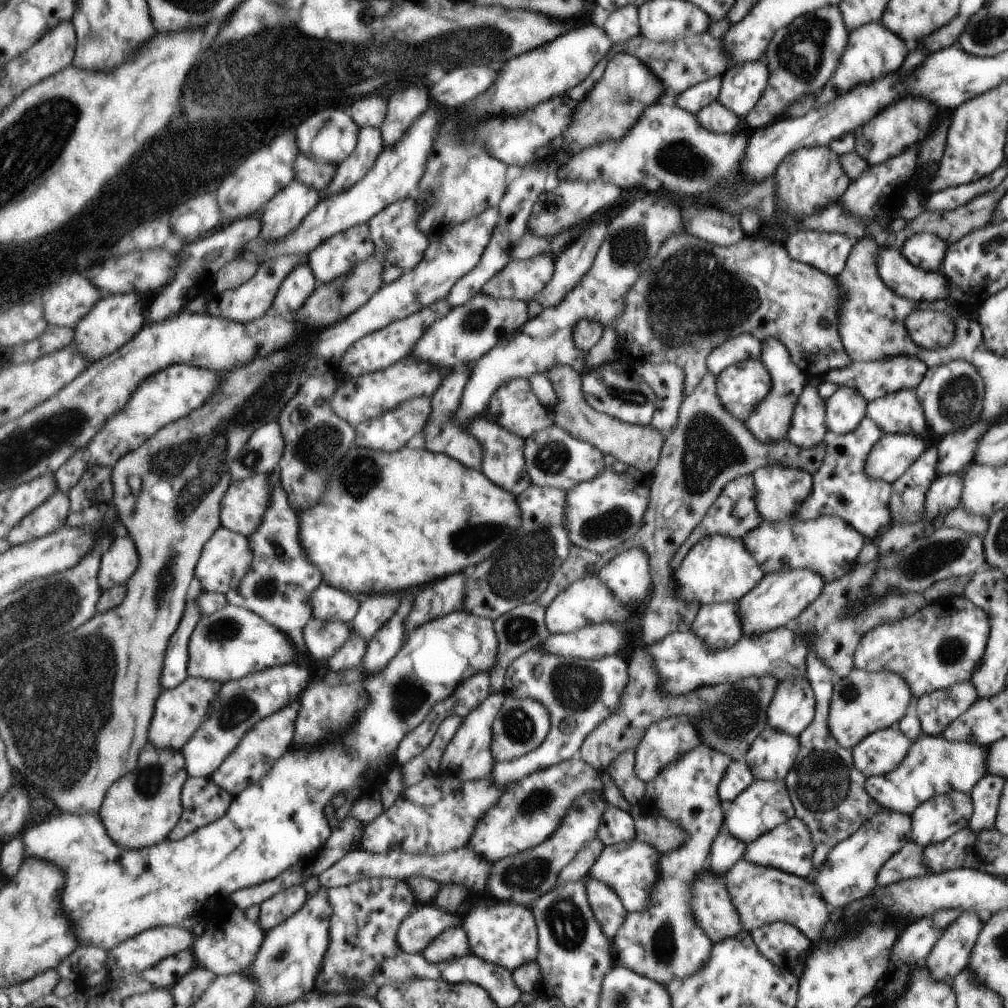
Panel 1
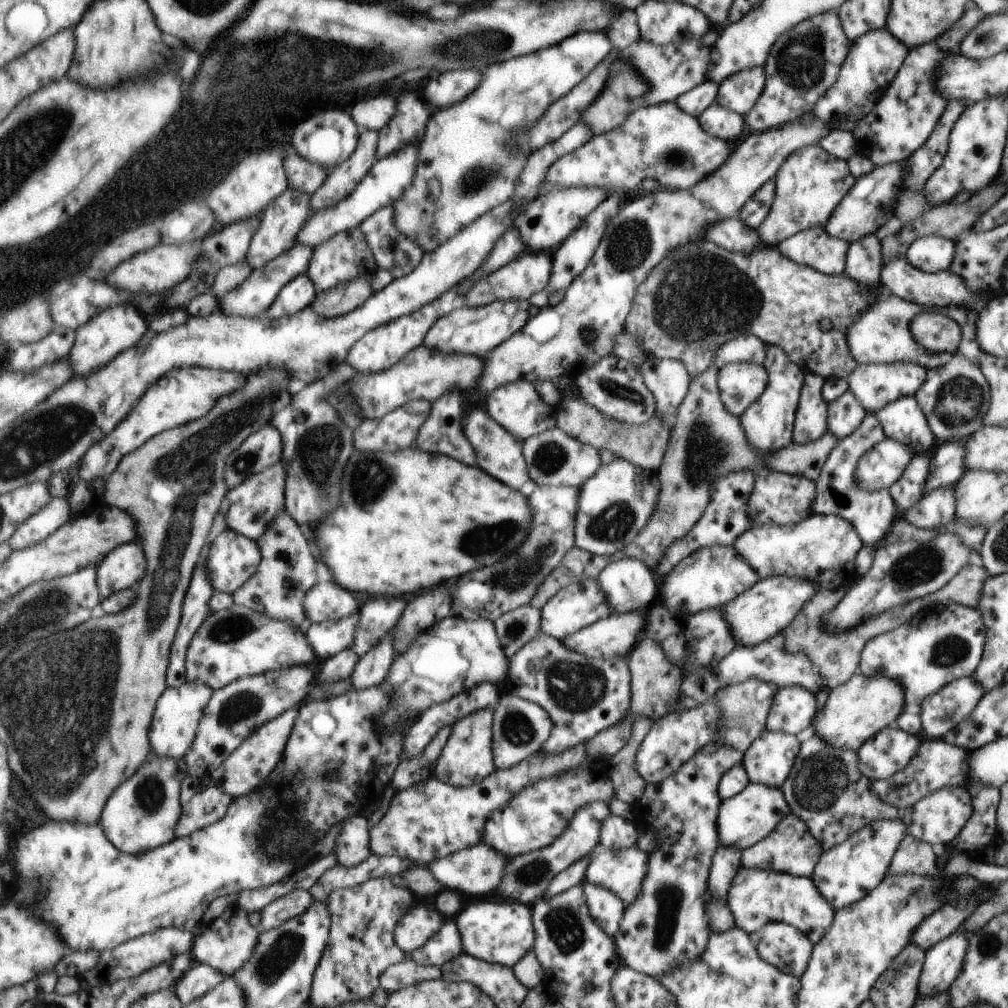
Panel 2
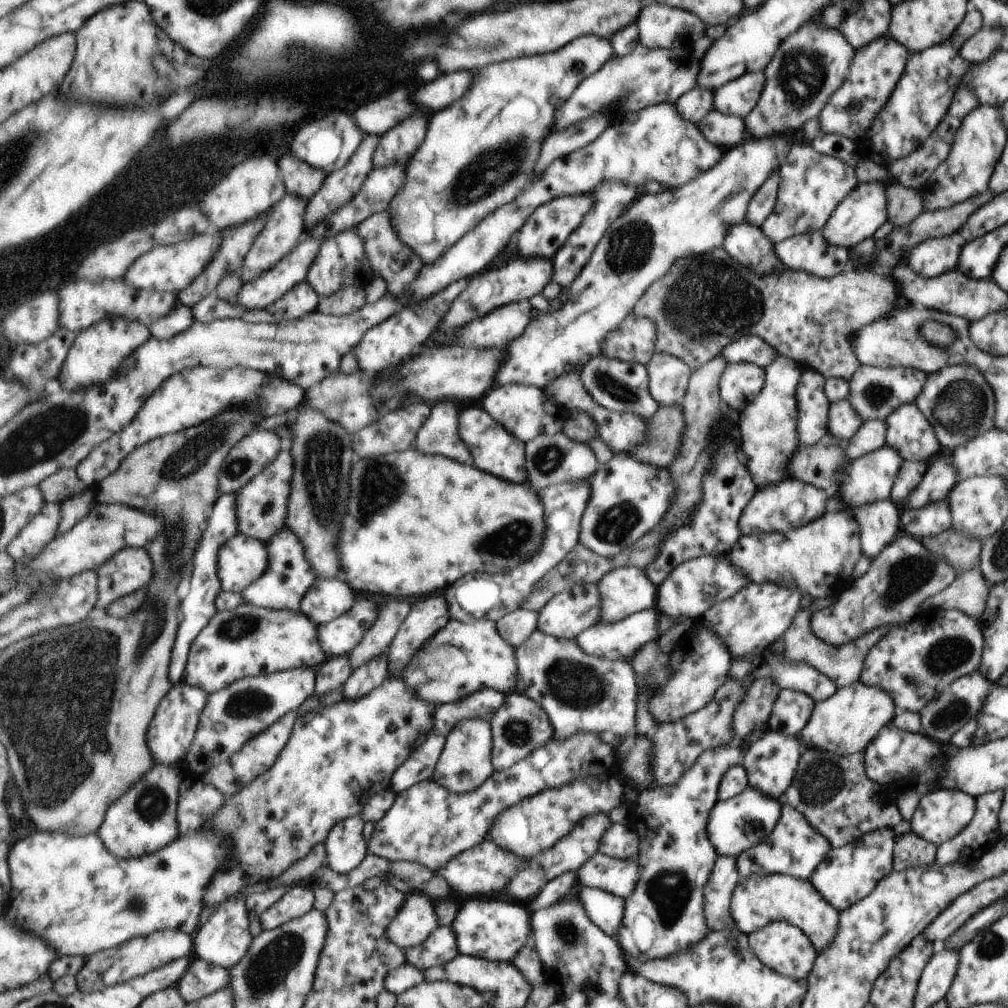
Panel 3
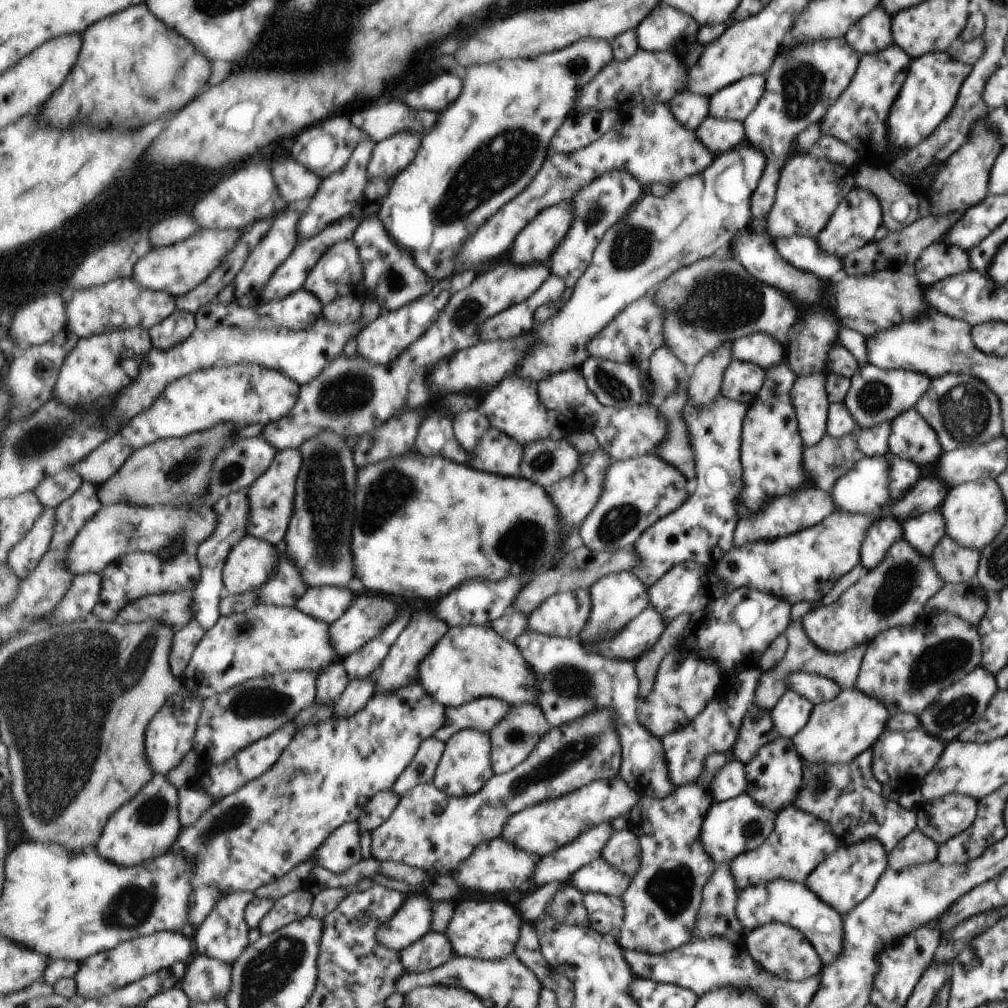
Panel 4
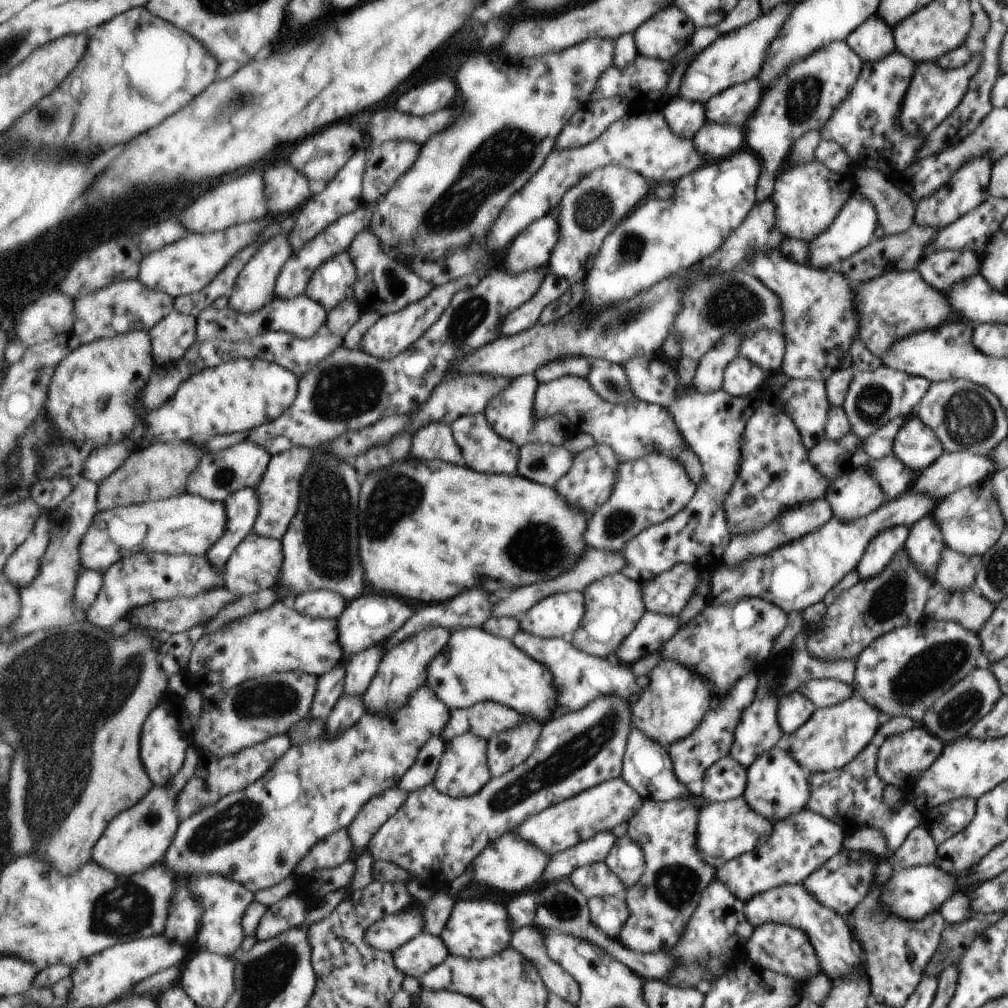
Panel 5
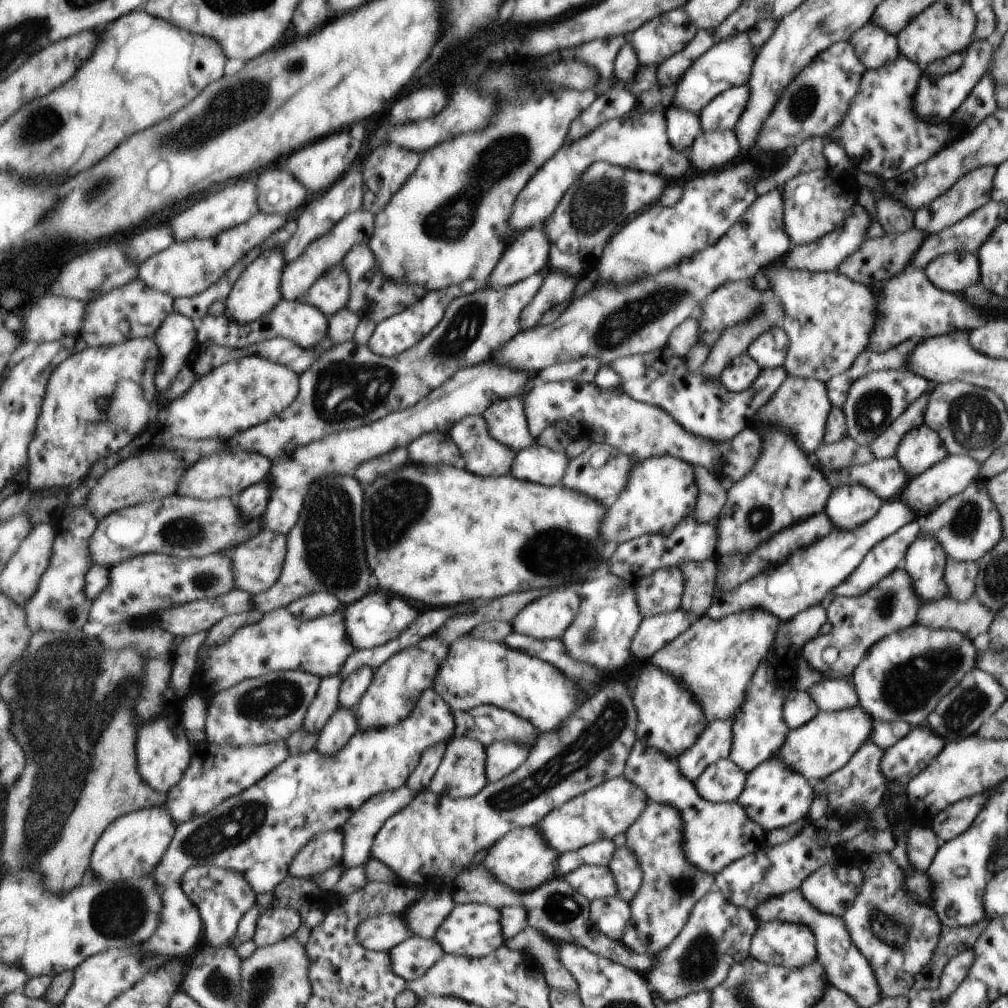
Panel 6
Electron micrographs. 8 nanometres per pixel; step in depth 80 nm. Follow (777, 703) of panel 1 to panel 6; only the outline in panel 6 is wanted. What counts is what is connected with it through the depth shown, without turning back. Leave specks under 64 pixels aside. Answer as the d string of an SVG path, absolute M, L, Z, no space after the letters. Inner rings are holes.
M791 690L785 697L783 717L789 729L803 726L817 714L816 701L807 691Z

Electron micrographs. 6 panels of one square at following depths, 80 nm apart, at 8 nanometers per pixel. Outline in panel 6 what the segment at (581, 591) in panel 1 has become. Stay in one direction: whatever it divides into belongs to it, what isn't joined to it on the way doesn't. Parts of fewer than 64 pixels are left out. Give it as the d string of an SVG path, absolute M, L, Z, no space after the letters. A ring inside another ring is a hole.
M561 587L543 593L512 620L513 631L537 639L561 639L575 623L581 603L574 588Z

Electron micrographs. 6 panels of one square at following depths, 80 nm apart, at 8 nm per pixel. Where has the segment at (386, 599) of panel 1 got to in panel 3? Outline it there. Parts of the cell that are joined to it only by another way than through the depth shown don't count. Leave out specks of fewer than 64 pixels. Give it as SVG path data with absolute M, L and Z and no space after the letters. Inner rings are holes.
M400 599L383 605L378 604L380 615L373 628L368 630L361 644L350 654L353 672L388 652L396 636L400 634L405 620L412 614L412 605L409 603Z

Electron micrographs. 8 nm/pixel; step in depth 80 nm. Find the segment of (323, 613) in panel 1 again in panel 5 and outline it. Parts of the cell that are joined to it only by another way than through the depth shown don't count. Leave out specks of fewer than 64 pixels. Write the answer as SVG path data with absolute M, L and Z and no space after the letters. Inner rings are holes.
M327 589L311 591L293 600L294 607L306 615L316 619L339 619L346 611L349 601Z

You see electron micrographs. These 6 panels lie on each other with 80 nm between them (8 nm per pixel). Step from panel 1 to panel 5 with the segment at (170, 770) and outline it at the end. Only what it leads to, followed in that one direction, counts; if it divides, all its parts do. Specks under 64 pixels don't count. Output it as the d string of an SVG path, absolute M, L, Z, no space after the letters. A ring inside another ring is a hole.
M155 786L143 800L109 823L108 830L96 844L93 860L117 876L139 875L164 862L169 847L180 830L180 821L176 797L171 798L165 787Z

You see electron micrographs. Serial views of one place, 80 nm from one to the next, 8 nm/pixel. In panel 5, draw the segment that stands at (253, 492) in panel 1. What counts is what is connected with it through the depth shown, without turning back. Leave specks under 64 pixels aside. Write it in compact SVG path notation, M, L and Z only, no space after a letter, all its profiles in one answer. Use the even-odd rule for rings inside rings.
M295 447L272 458L268 472L255 490L261 501L260 513L254 530L261 536L283 540L300 510L302 480L312 466L316 452L309 447Z

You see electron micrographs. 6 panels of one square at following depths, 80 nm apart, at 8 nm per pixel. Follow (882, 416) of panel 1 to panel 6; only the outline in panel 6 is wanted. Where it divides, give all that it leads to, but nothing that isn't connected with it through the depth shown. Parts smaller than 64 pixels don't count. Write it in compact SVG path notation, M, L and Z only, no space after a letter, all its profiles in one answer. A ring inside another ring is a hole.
M922 424L903 436L894 457L907 478L913 478L923 474L946 456L946 448L937 433Z

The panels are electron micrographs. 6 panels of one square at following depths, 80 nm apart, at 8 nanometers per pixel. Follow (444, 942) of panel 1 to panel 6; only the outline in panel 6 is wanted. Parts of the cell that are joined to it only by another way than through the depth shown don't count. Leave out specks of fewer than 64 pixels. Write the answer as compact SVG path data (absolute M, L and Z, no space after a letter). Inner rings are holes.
M411 936L389 953L397 976L410 983L423 978L446 952L435 939Z

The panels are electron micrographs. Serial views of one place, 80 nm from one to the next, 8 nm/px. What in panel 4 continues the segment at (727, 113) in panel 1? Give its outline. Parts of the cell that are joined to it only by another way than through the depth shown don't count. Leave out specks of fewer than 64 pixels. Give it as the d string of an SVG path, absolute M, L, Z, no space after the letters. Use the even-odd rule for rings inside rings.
M707 116L695 133L697 140L716 157L743 142L744 128L742 123L734 120Z

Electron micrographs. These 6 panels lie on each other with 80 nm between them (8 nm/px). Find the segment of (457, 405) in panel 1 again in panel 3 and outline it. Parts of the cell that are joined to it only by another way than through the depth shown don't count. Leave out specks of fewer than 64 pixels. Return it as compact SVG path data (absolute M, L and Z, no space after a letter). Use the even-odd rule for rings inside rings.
M441 402L417 435L417 448L425 454L443 454L463 464L473 464L468 444L460 435L460 416L451 402Z

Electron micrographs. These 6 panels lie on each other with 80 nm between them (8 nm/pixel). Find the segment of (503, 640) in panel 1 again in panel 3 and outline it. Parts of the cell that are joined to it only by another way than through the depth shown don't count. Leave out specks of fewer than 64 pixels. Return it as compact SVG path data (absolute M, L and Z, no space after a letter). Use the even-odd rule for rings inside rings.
M520 608L496 621L501 636L515 648L521 646L537 629L540 613Z

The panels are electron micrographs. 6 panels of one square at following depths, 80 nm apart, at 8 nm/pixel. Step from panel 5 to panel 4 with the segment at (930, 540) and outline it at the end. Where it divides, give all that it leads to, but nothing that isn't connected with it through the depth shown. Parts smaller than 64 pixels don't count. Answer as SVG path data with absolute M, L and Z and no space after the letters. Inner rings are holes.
M939 510L929 511L903 522L903 540L913 546L922 557L931 558L931 550L935 548L935 545L943 536L944 528L944 518L941 516L941 512L939 512Z

